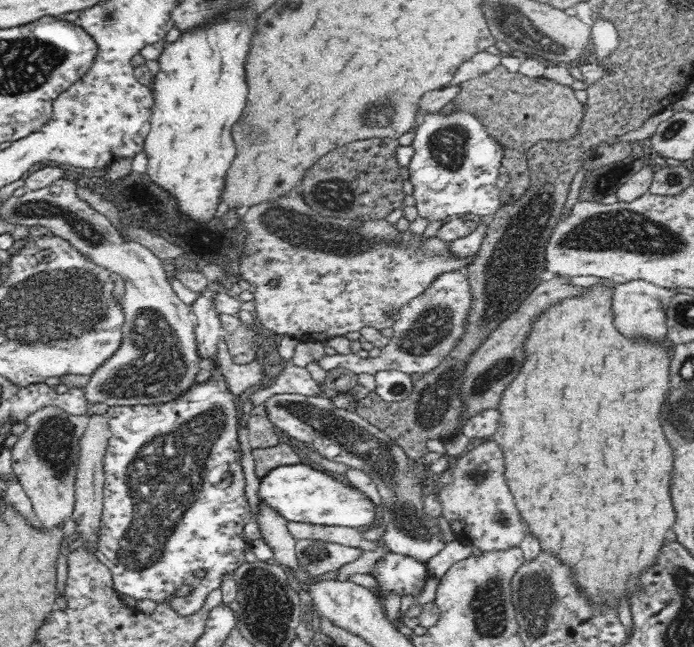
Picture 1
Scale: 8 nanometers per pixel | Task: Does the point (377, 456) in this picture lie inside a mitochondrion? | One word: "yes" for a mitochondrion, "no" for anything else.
yes

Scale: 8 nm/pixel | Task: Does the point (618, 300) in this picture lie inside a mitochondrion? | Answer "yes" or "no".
no

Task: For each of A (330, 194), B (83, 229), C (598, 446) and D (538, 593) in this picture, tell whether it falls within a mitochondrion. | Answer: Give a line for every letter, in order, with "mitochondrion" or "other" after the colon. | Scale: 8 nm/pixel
A: mitochondrion
B: mitochondrion
C: other
D: mitochondrion

